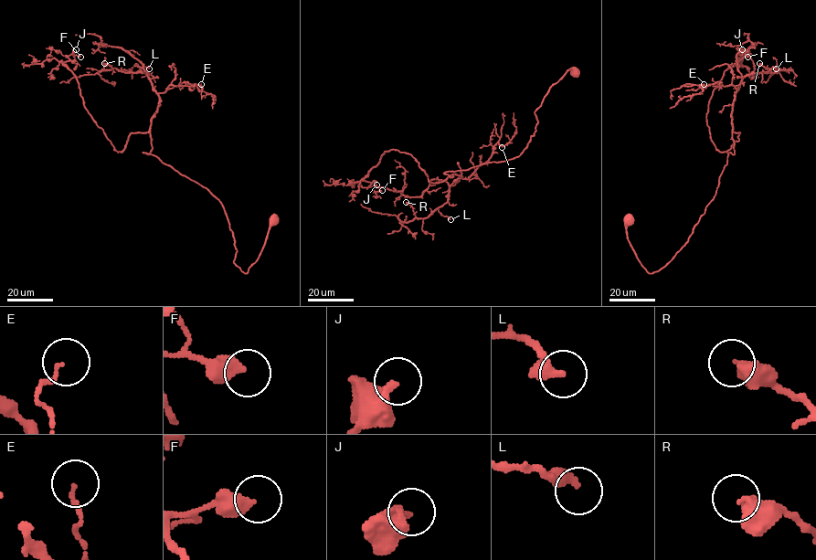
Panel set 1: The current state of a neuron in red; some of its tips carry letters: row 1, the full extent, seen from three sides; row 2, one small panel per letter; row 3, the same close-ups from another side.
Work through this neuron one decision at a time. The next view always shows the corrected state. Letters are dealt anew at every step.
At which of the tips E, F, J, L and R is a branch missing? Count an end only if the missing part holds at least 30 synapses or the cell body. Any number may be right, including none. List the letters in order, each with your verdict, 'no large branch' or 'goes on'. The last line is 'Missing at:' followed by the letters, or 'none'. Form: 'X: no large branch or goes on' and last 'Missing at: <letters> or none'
E: no large branch
F: no large branch
J: no large branch
L: no large branch
R: no large branch
Missing at: none

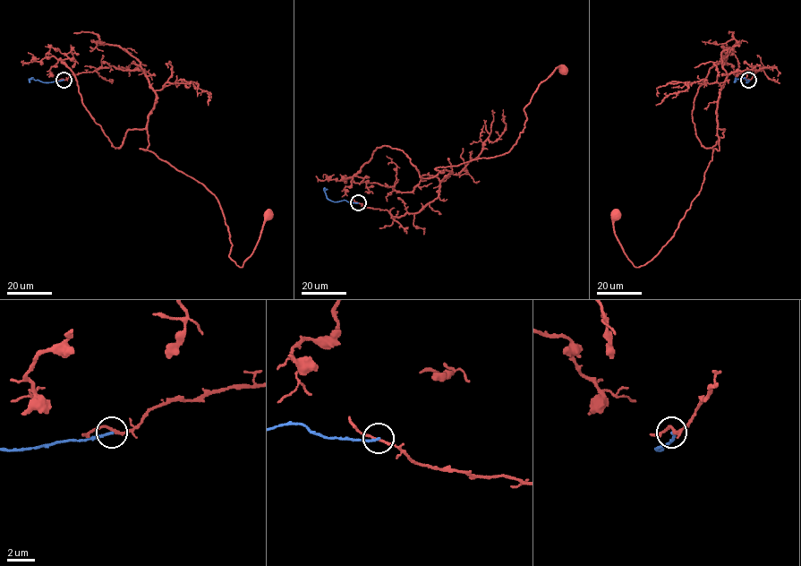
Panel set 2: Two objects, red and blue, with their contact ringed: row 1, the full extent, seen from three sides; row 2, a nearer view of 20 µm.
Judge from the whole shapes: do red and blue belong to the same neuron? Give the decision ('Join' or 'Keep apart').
Keep apart

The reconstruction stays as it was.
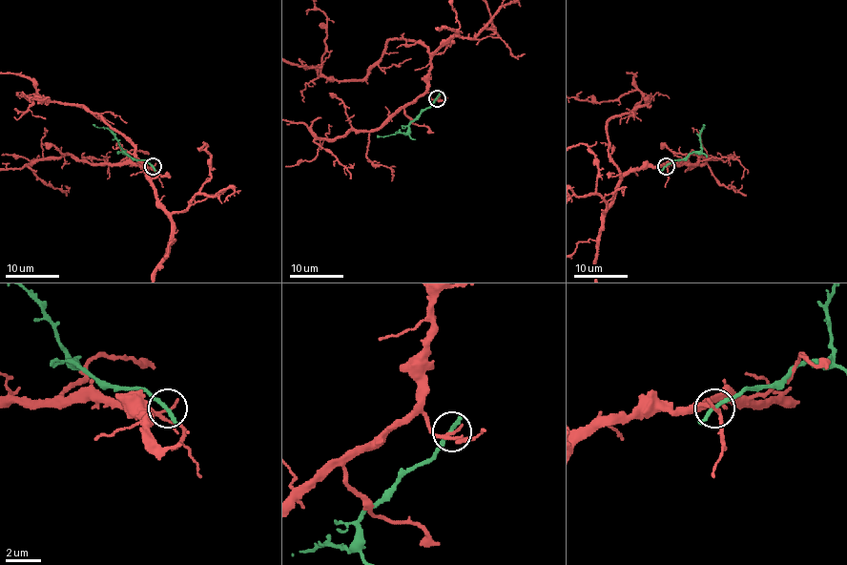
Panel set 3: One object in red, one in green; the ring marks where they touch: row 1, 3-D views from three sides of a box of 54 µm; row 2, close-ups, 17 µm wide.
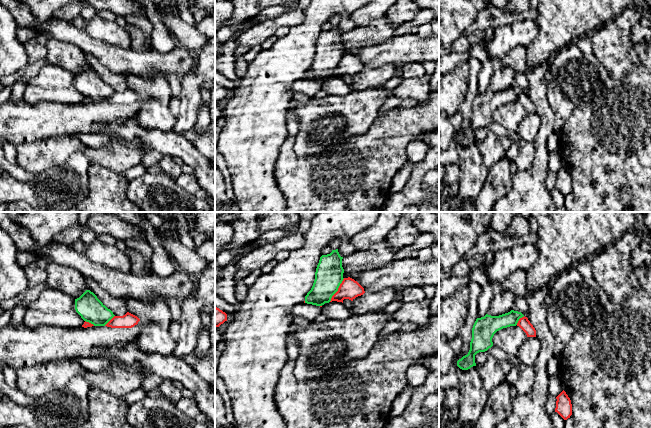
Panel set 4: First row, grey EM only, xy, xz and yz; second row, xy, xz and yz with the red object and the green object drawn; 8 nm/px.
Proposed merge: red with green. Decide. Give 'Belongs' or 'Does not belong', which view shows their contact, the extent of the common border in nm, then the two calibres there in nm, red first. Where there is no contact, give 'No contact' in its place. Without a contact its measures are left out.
Does not belong. Touches red in xz. Shared border 220 nm. Thickness 160 nm (red) against 220 nm

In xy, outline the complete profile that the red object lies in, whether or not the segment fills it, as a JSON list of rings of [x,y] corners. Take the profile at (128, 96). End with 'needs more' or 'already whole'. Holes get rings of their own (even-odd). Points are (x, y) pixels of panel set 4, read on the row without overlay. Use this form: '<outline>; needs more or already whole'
[[[127,88],[123,92],[114,92],[105,102],[111,104],[132,104],[138,100],[140,95]]]; already whole

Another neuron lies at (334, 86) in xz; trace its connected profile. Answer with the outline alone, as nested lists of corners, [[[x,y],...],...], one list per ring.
[[[332,77],[325,79],[321,85],[329,96],[346,96],[351,92],[351,89],[342,78]]]

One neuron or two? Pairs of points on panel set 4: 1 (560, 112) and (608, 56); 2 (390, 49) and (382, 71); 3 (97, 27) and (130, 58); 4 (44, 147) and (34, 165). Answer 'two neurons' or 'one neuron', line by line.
1: two neurons
2: two neurons
3: two neurons
4: one neuron

